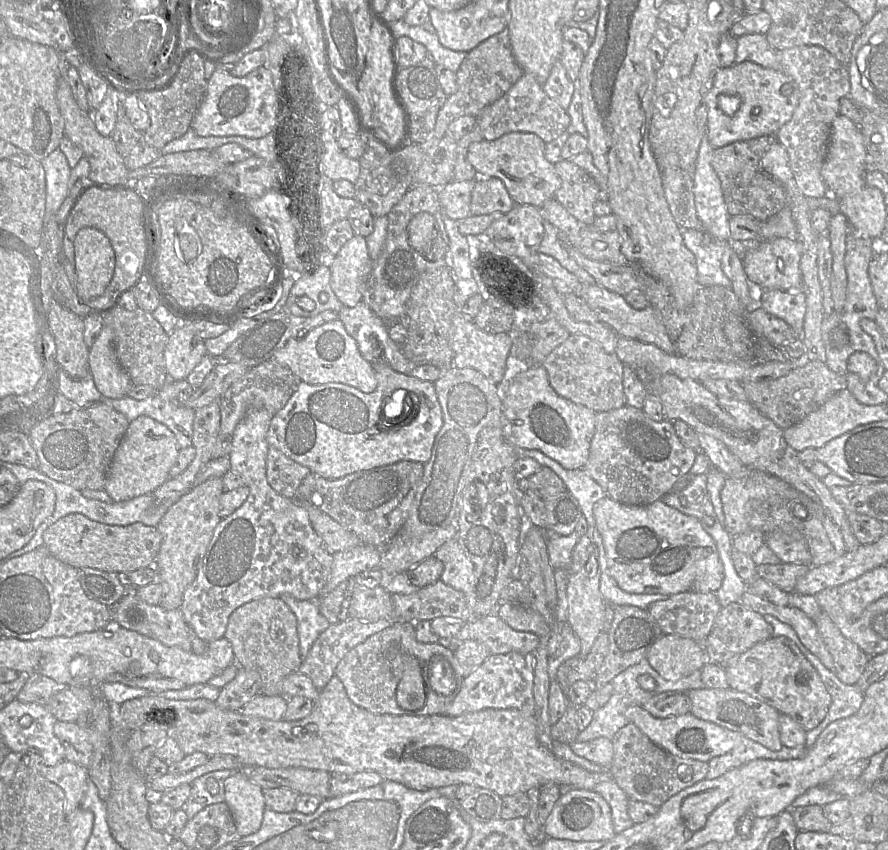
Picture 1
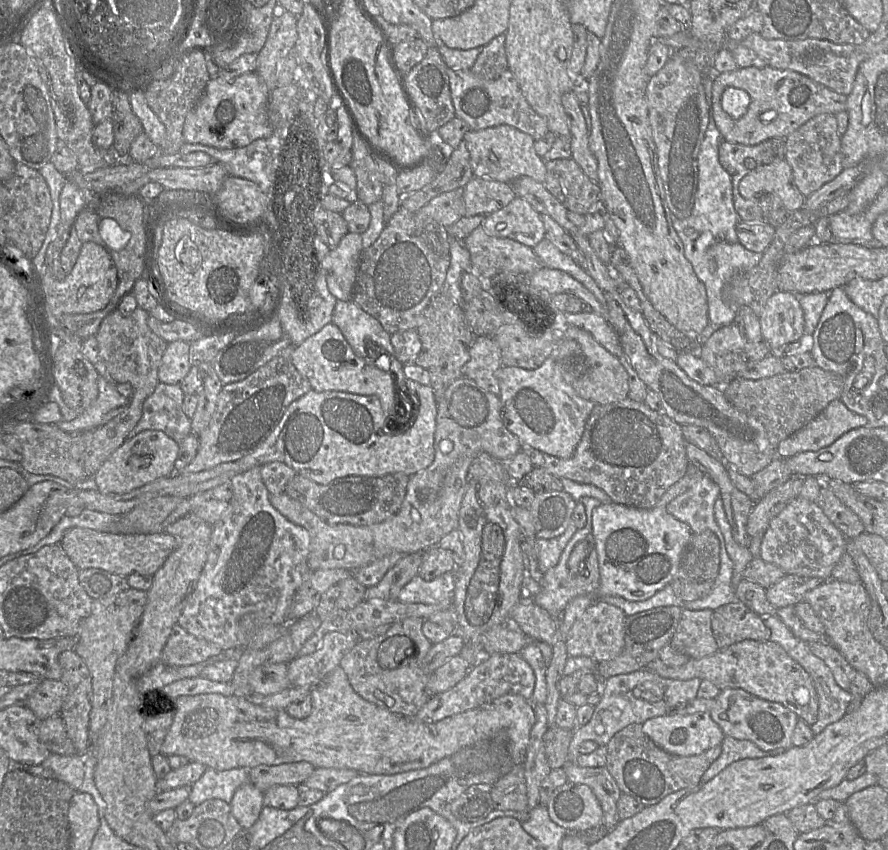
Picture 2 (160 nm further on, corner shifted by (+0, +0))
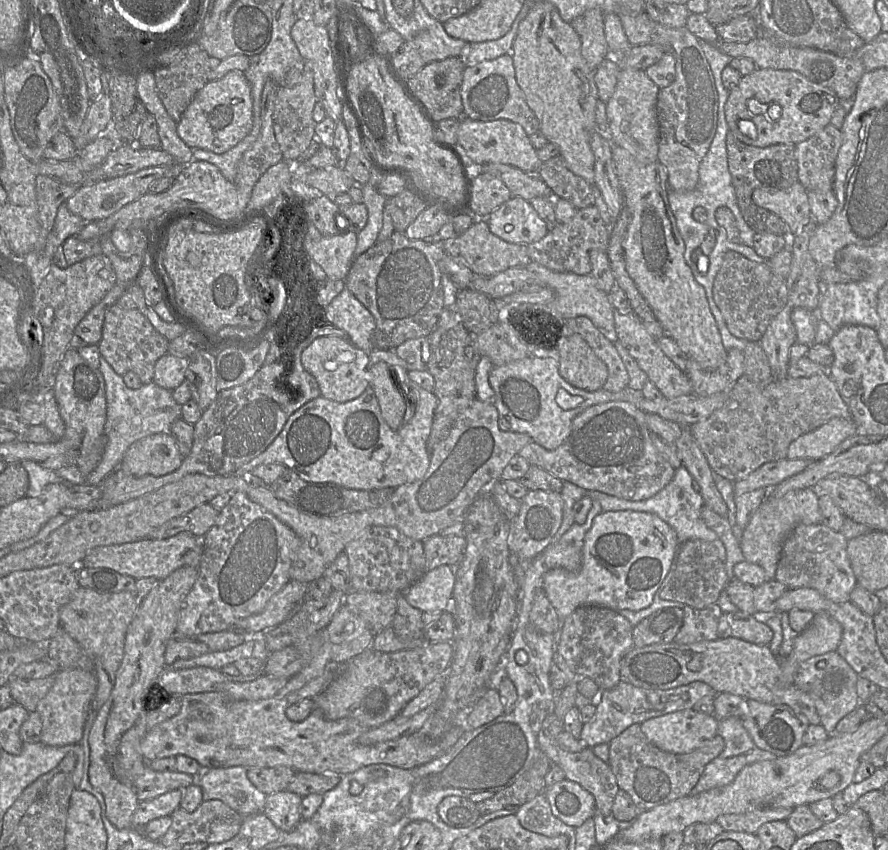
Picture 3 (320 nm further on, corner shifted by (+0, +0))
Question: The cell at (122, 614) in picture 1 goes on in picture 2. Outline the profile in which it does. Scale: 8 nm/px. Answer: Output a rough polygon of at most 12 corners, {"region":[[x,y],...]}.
{"region":[[175,624],[161,663],[183,667],[224,658],[220,646]]}

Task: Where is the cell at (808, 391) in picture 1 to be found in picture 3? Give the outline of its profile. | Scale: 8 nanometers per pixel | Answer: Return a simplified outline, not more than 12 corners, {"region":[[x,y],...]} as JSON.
{"region":[[827,373],[756,384],[689,427],[735,482],[852,417]]}

